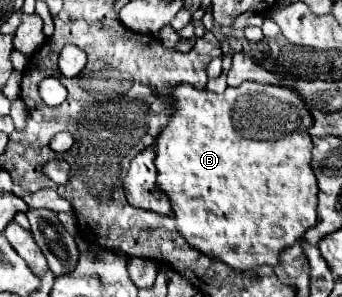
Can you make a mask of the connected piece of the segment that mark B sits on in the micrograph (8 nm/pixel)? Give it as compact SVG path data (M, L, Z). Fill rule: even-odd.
M243 82L237 88L227 88L223 94L213 94L209 90L195 90L189 84L179 84L171 94L175 98L175 114L171 116L169 124L161 130L161 134L159 134L157 142L155 142L155 150L157 150L155 166L157 166L157 172L159 172L157 174L157 184L169 196L169 200L171 200L173 216L177 220L177 230L181 232L181 236L185 240L189 240L191 246L195 246L197 250L201 250L203 254L207 254L213 260L225 262L233 270L245 270L247 272L247 270L255 270L259 266L275 268L281 252L285 248L289 248L289 244L299 242L303 232L309 230L317 222L317 214L315 214L315 206L317 206L317 180L315 180L313 170L311 170L309 132L303 130L303 124L297 126L293 122L293 116L311 116L309 108L305 106L305 100L293 88L275 86L275 84L257 84L257 82ZM245 132L267 132L267 134L273 134L273 136L267 136L267 138L275 138L275 140L255 140L253 136L245 138Z

